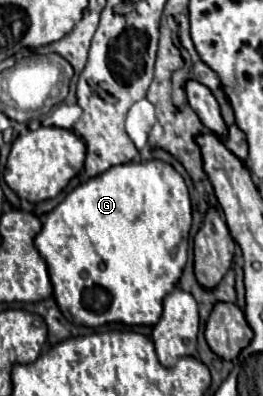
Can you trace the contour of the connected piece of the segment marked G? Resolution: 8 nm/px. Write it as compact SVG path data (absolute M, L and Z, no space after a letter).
M151 159L151 161L139 161L139 163L123 163L107 169L105 173L81 183L75 187L51 213L47 213L41 233L35 237L35 247L41 253L41 257L47 263L49 277L53 283L53 297L61 309L61 313L75 325L85 327L99 327L105 323L125 323L125 325L155 325L163 313L163 297L173 291L177 285L183 267L187 263L187 245L189 245L189 229L191 229L191 201L189 191L183 181L183 177L165 161Z

